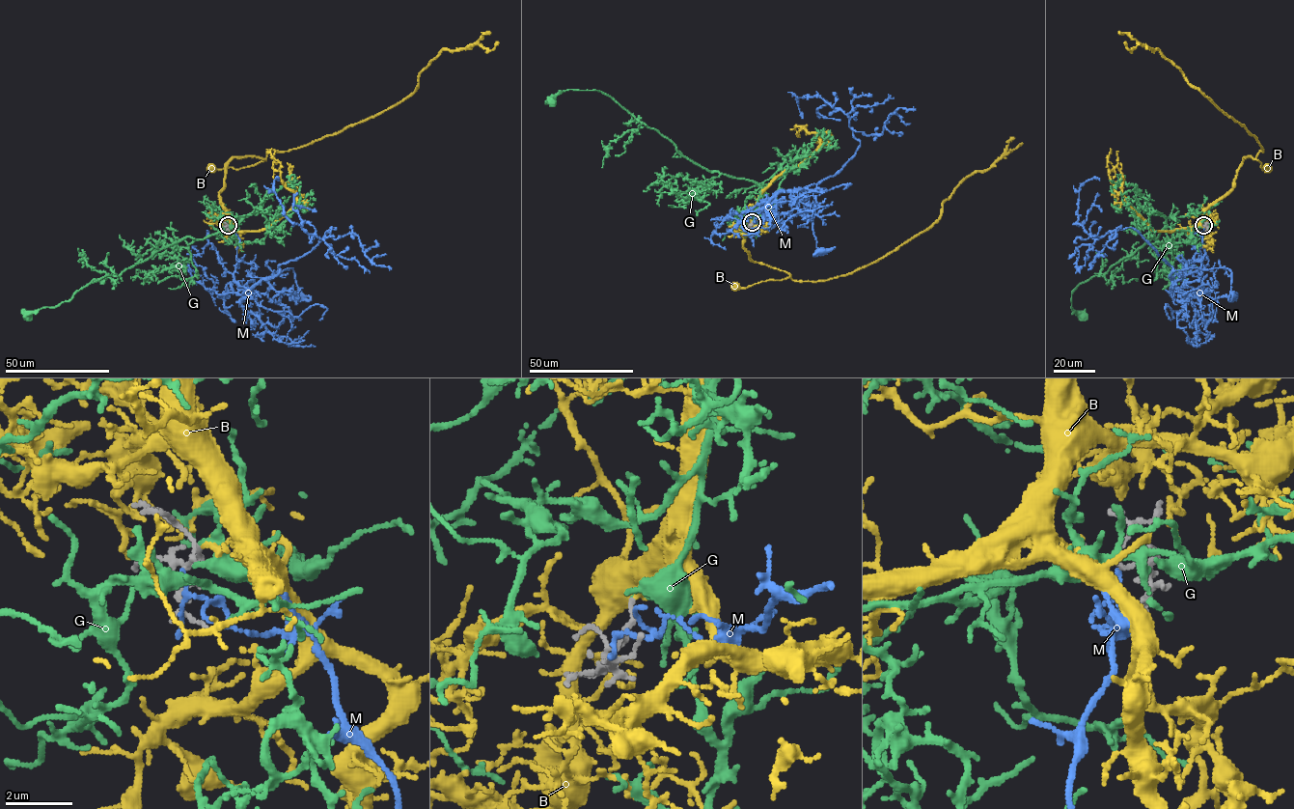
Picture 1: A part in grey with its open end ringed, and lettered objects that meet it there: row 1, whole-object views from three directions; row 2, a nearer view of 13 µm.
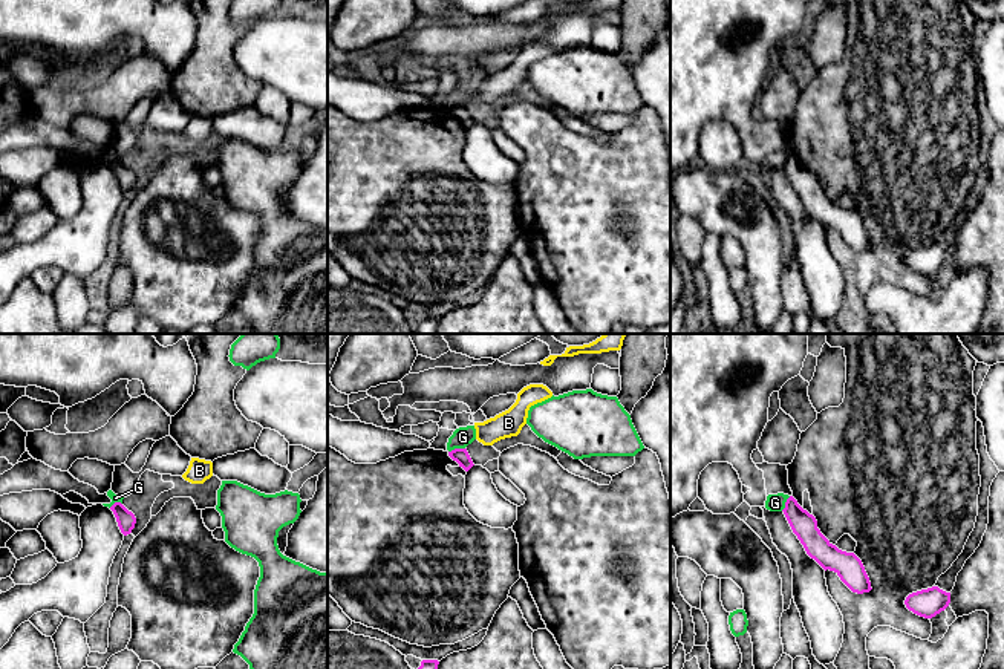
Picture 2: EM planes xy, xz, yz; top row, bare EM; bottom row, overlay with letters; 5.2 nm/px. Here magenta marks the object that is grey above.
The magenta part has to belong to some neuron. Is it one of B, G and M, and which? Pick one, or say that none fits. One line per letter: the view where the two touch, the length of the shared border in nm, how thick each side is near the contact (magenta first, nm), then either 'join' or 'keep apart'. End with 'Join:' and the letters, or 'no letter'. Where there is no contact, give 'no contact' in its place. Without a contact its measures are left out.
B: no contact | join
G: xz | 90 nm | 80/100 nm | keep apart
M: no contact | keep apart
Join: B

